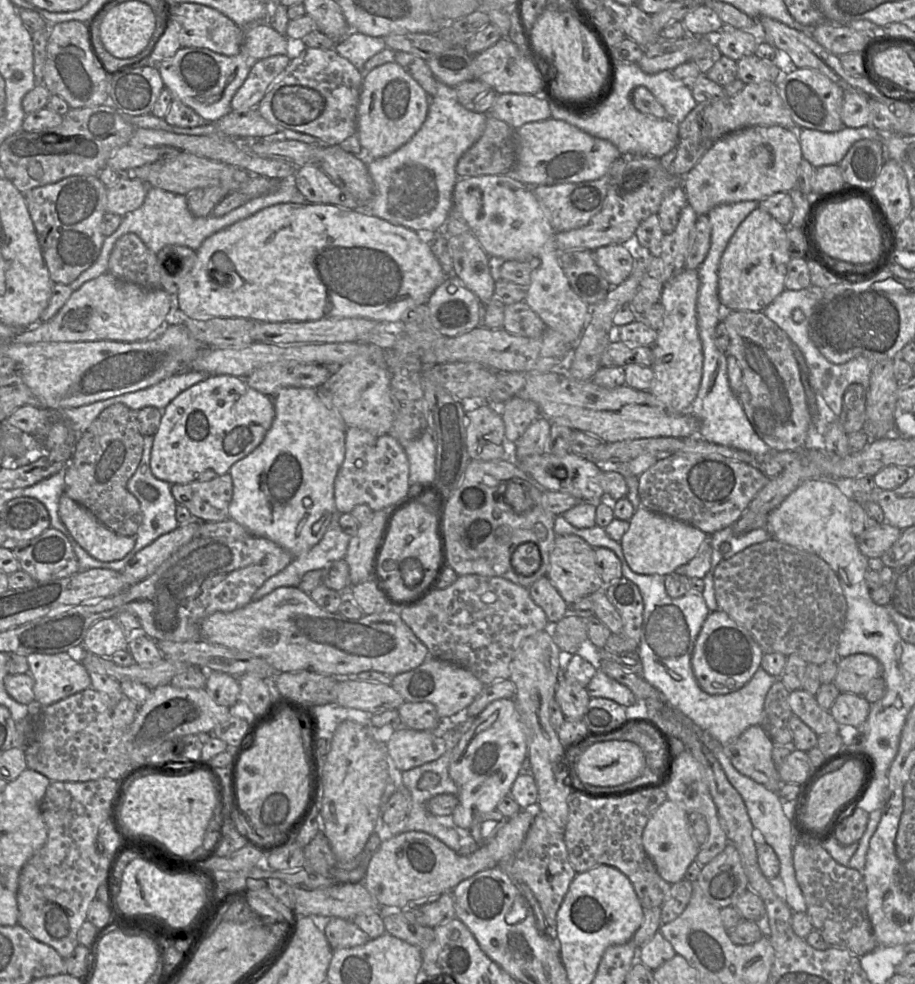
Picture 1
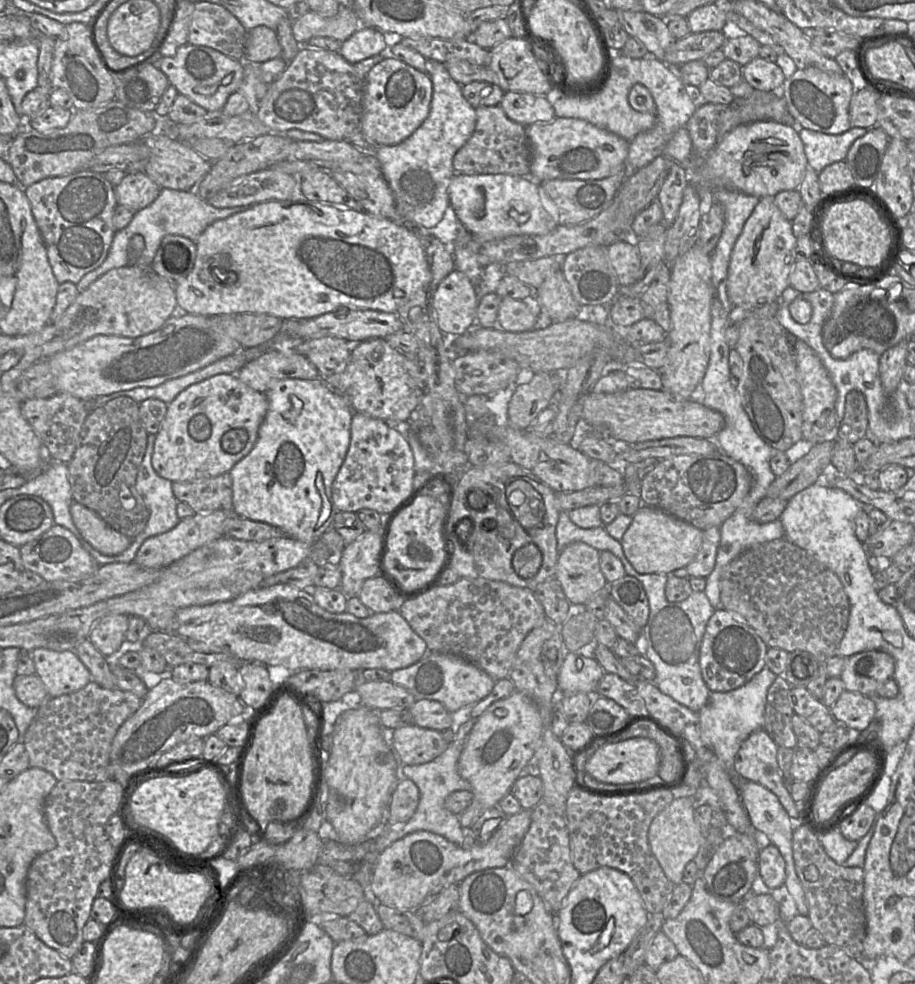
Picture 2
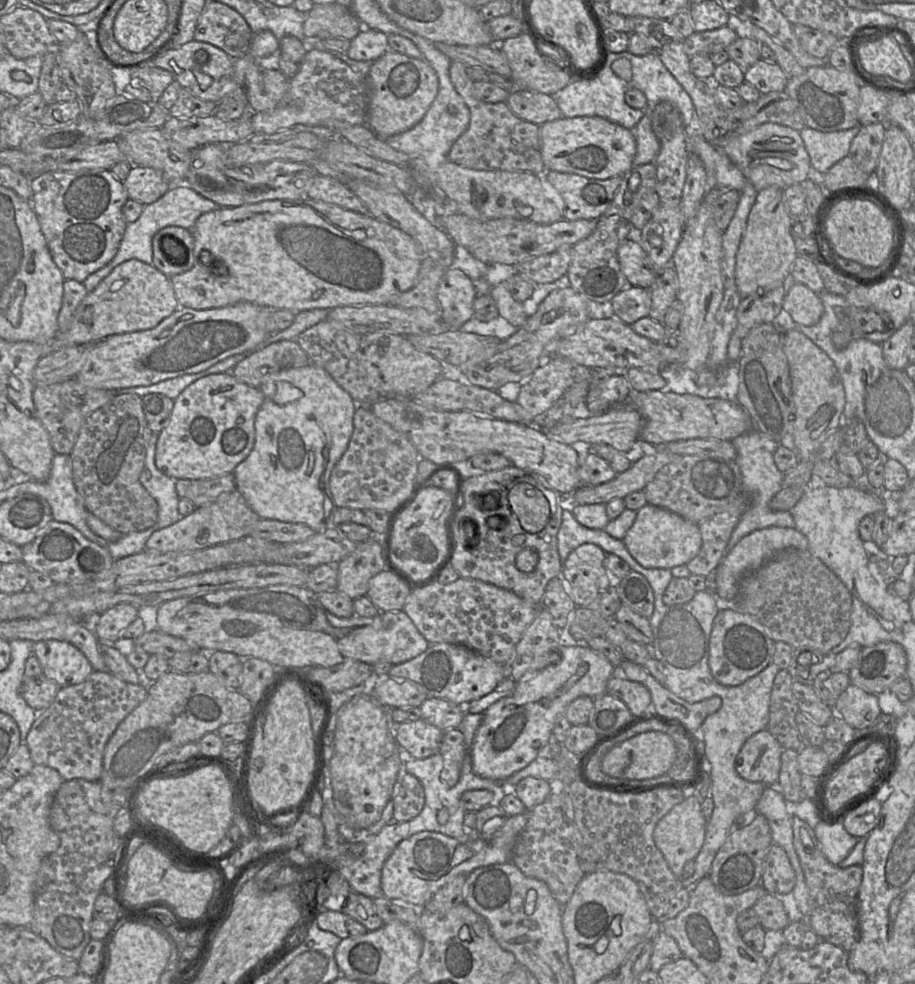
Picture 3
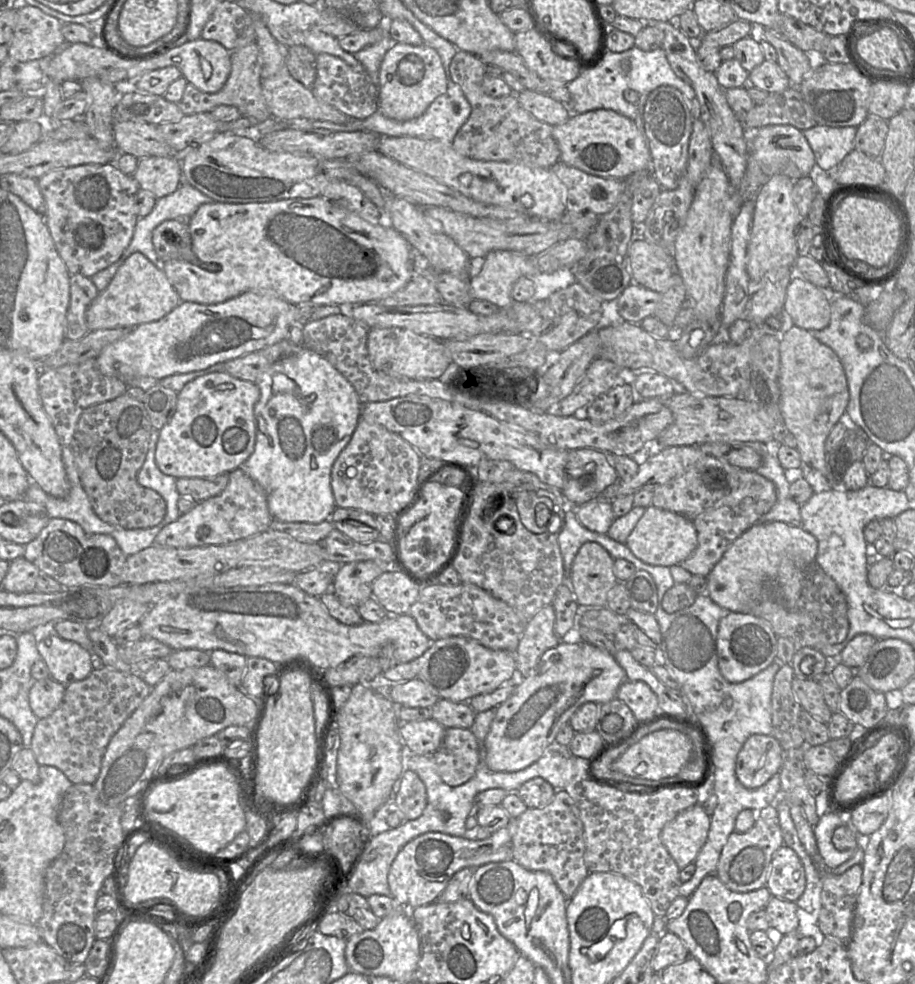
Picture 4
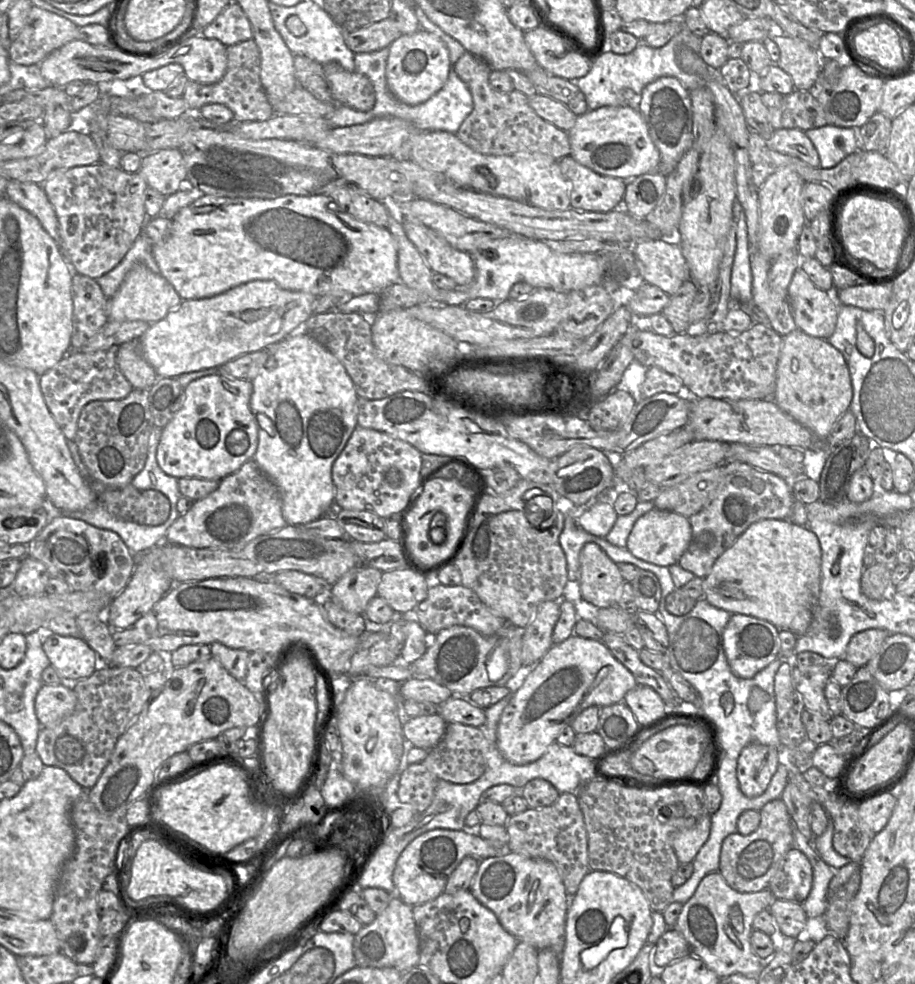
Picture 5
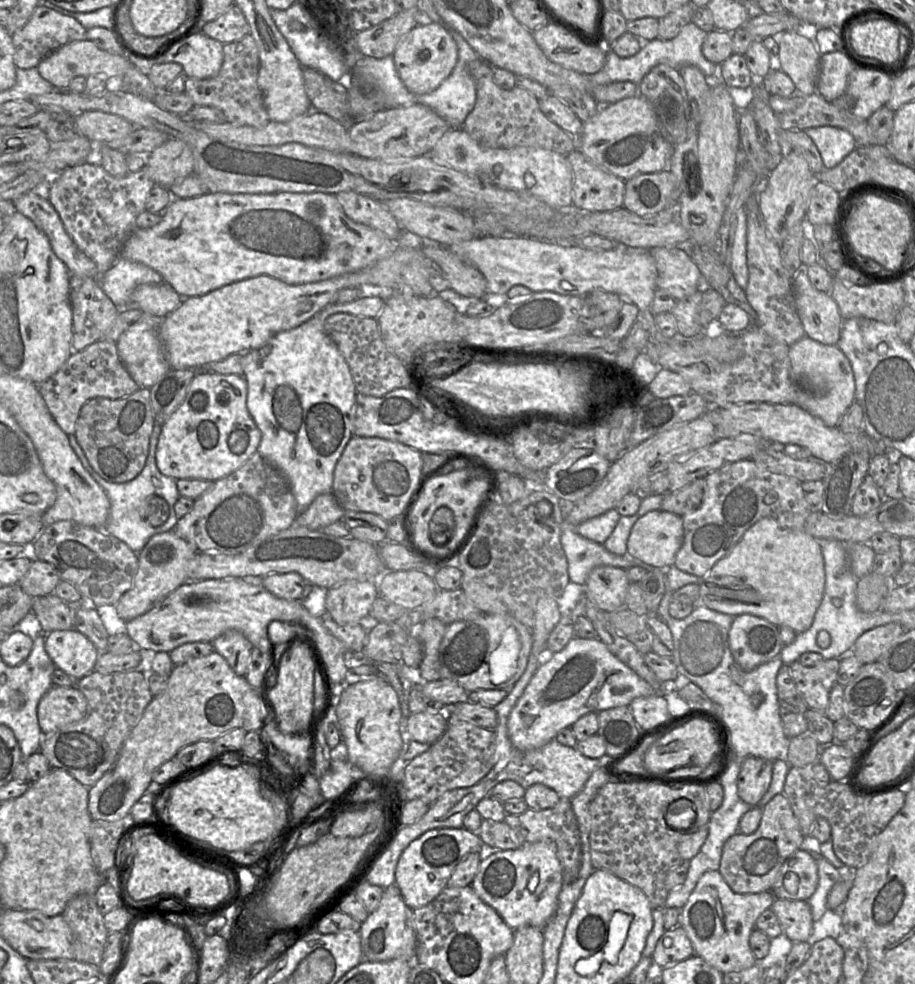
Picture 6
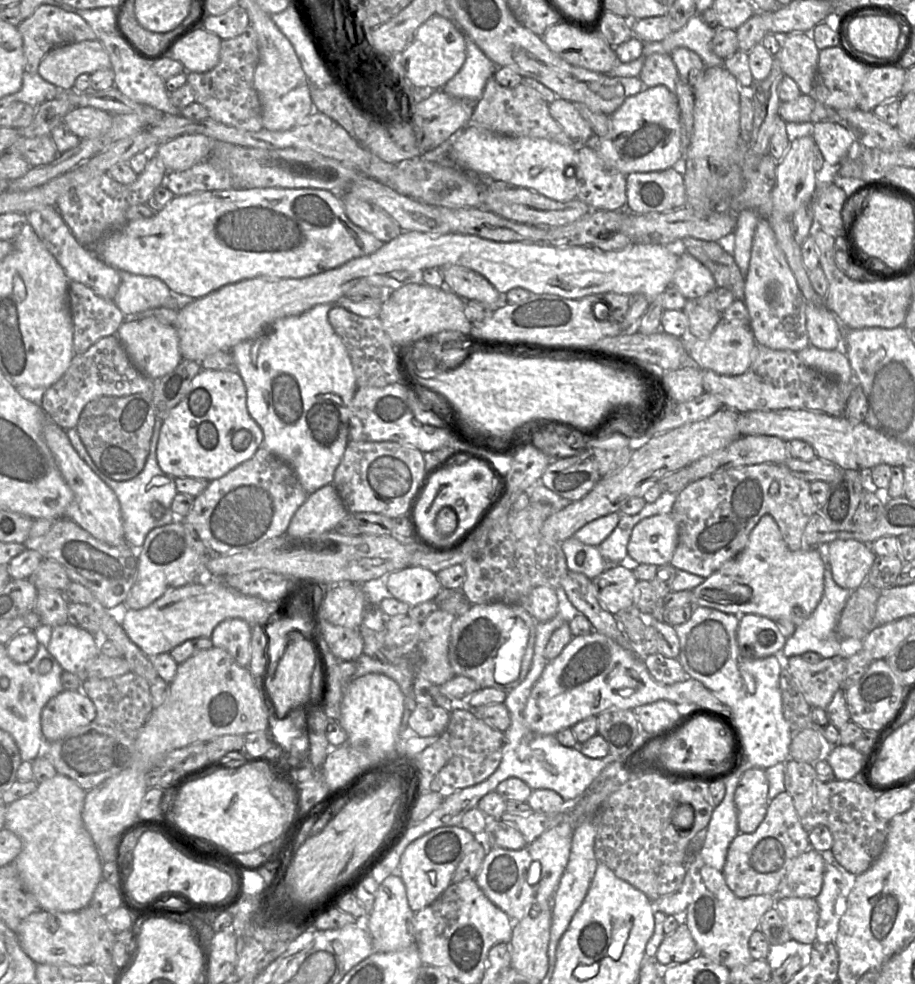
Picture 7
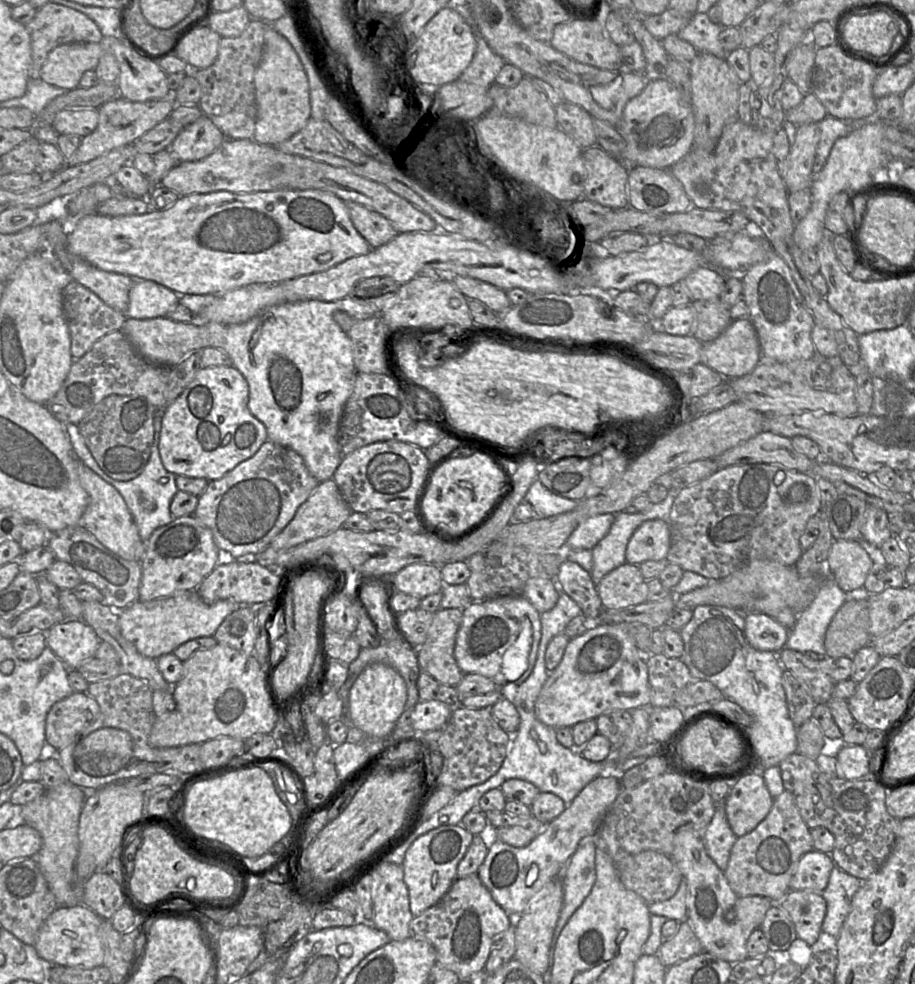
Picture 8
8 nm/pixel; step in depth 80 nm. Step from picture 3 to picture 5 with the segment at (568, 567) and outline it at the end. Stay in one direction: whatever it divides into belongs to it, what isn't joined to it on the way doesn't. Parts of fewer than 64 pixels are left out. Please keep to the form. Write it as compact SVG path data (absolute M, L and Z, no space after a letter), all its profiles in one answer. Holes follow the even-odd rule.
M593 542L583 546L579 560L579 584L583 599L598 608L616 605L618 592L626 582L618 565Z

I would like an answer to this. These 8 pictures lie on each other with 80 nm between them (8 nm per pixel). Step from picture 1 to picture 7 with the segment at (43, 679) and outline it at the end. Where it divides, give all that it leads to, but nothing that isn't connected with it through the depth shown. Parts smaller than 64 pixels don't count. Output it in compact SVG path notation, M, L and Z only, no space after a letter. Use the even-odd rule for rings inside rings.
M65 623L52 628L46 648L64 671L84 675L87 664L99 654L99 640L87 630Z

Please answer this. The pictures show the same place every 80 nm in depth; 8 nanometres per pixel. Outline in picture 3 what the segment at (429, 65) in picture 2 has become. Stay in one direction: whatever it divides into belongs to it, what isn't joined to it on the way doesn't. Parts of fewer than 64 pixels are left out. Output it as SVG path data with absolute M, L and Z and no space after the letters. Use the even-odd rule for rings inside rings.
M404 30L404 37L410 39L421 51L424 60L435 70L439 89L422 120L411 129L387 138L387 143L394 149L408 155L408 169L418 183L436 183L436 171L448 160L448 154L454 142L467 130L470 122L470 110L463 98L456 91L450 80L451 60L435 47L435 43Z

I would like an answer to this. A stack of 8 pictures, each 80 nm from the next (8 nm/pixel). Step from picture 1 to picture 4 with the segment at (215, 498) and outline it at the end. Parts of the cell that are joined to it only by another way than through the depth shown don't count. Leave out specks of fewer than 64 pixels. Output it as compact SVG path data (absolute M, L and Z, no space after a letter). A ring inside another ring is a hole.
M221 474L214 478L178 478L177 490L183 497L202 502L223 492L228 482L229 474Z

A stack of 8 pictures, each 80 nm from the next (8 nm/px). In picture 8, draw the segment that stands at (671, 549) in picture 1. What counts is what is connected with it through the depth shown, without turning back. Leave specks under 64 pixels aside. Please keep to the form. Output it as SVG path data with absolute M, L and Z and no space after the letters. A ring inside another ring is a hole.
M660 519L645 521L628 542L626 563L639 566L646 561L664 562L669 548L669 524Z

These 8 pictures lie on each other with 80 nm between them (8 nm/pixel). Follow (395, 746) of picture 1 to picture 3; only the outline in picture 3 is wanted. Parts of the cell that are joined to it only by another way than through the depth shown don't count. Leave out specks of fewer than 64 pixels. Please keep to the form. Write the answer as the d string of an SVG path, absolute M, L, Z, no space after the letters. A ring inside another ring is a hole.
M422 718L396 724L396 742L415 759L439 752L443 731Z

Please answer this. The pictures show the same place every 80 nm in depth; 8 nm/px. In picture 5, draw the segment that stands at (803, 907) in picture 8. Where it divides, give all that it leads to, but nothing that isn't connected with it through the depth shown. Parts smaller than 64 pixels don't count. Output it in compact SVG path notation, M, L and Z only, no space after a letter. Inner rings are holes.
M774 899L768 910L778 929L788 937L796 938L806 925L807 915L801 903Z

